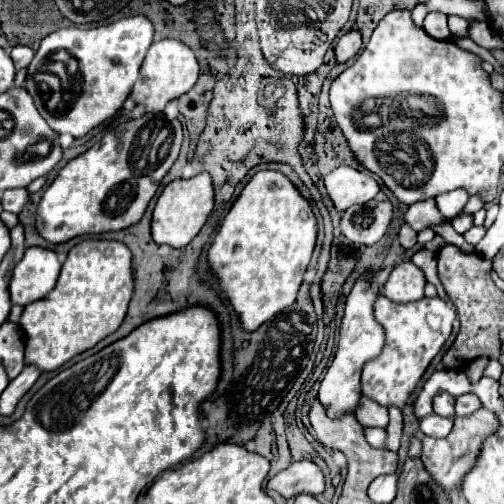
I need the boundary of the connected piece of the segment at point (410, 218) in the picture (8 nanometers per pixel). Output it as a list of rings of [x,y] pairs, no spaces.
[[[427,198],[427,200],[421,200],[421,202],[415,202],[409,206],[407,214],[405,214],[405,222],[411,224],[413,230],[425,230],[425,228],[433,228],[433,226],[439,226],[439,224],[445,224],[445,222],[451,222],[449,218],[445,218],[435,200],[433,198]]]

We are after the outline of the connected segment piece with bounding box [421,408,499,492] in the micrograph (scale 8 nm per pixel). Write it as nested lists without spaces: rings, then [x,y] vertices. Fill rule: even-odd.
[[[481,408],[477,410],[475,414],[467,416],[467,418],[459,418],[455,416],[455,424],[453,424],[453,430],[447,438],[429,438],[425,436],[421,442],[423,442],[423,454],[421,454],[421,460],[423,460],[423,466],[425,470],[431,474],[433,480],[437,480],[437,484],[441,484],[441,488],[445,492],[451,492],[451,490],[459,490],[461,488],[461,480],[469,474],[469,470],[475,466],[477,462],[477,456],[481,452],[481,446],[483,442],[495,434],[495,430],[499,428],[499,420],[495,414],[491,414],[489,410]]]

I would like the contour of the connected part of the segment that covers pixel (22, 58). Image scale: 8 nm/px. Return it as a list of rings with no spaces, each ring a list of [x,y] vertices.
[[[17,44],[17,46],[11,50],[11,58],[13,58],[17,70],[25,68],[25,66],[33,60],[33,56],[35,56],[35,50],[29,48],[29,46],[23,46],[23,44]]]

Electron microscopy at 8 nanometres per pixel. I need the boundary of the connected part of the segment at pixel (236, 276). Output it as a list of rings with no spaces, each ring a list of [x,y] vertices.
[[[259,170],[233,202],[229,214],[223,218],[221,228],[209,248],[209,262],[221,282],[223,292],[231,300],[245,330],[259,328],[265,320],[293,304],[303,282],[303,274],[313,256],[317,242],[317,218],[311,202],[303,198],[297,186],[279,170]]]

